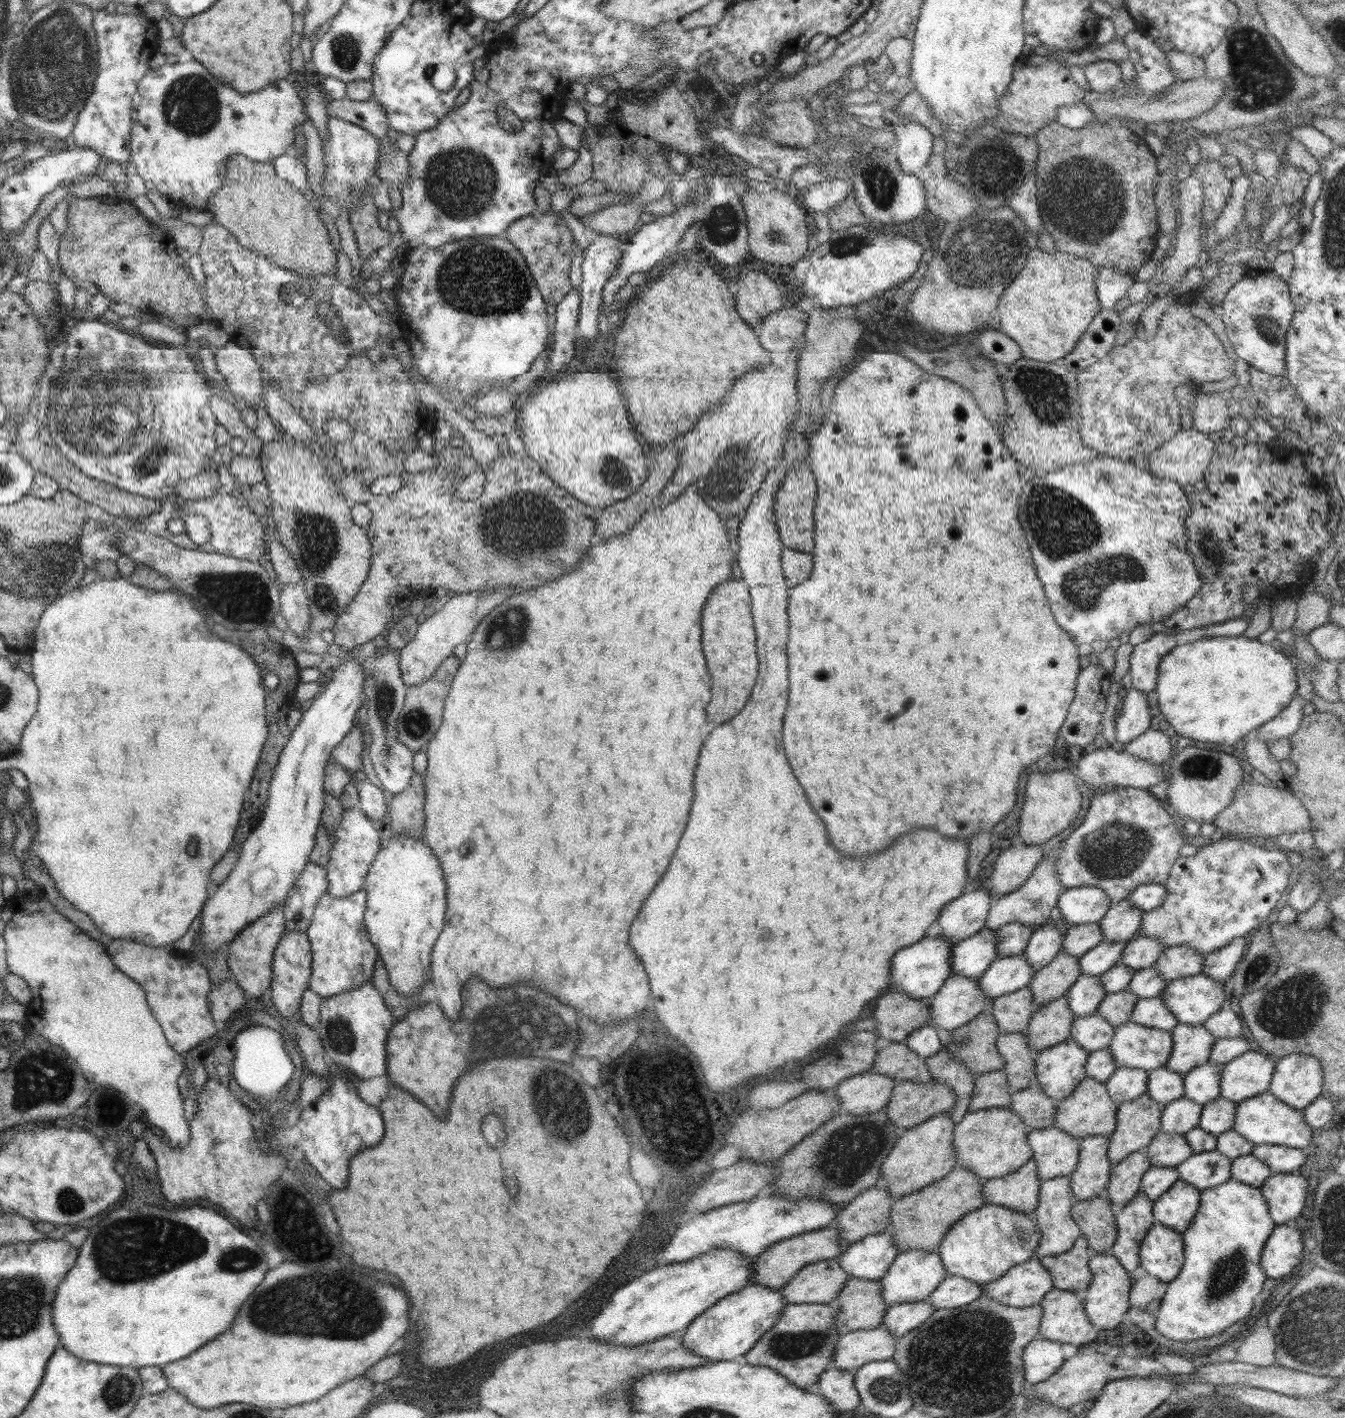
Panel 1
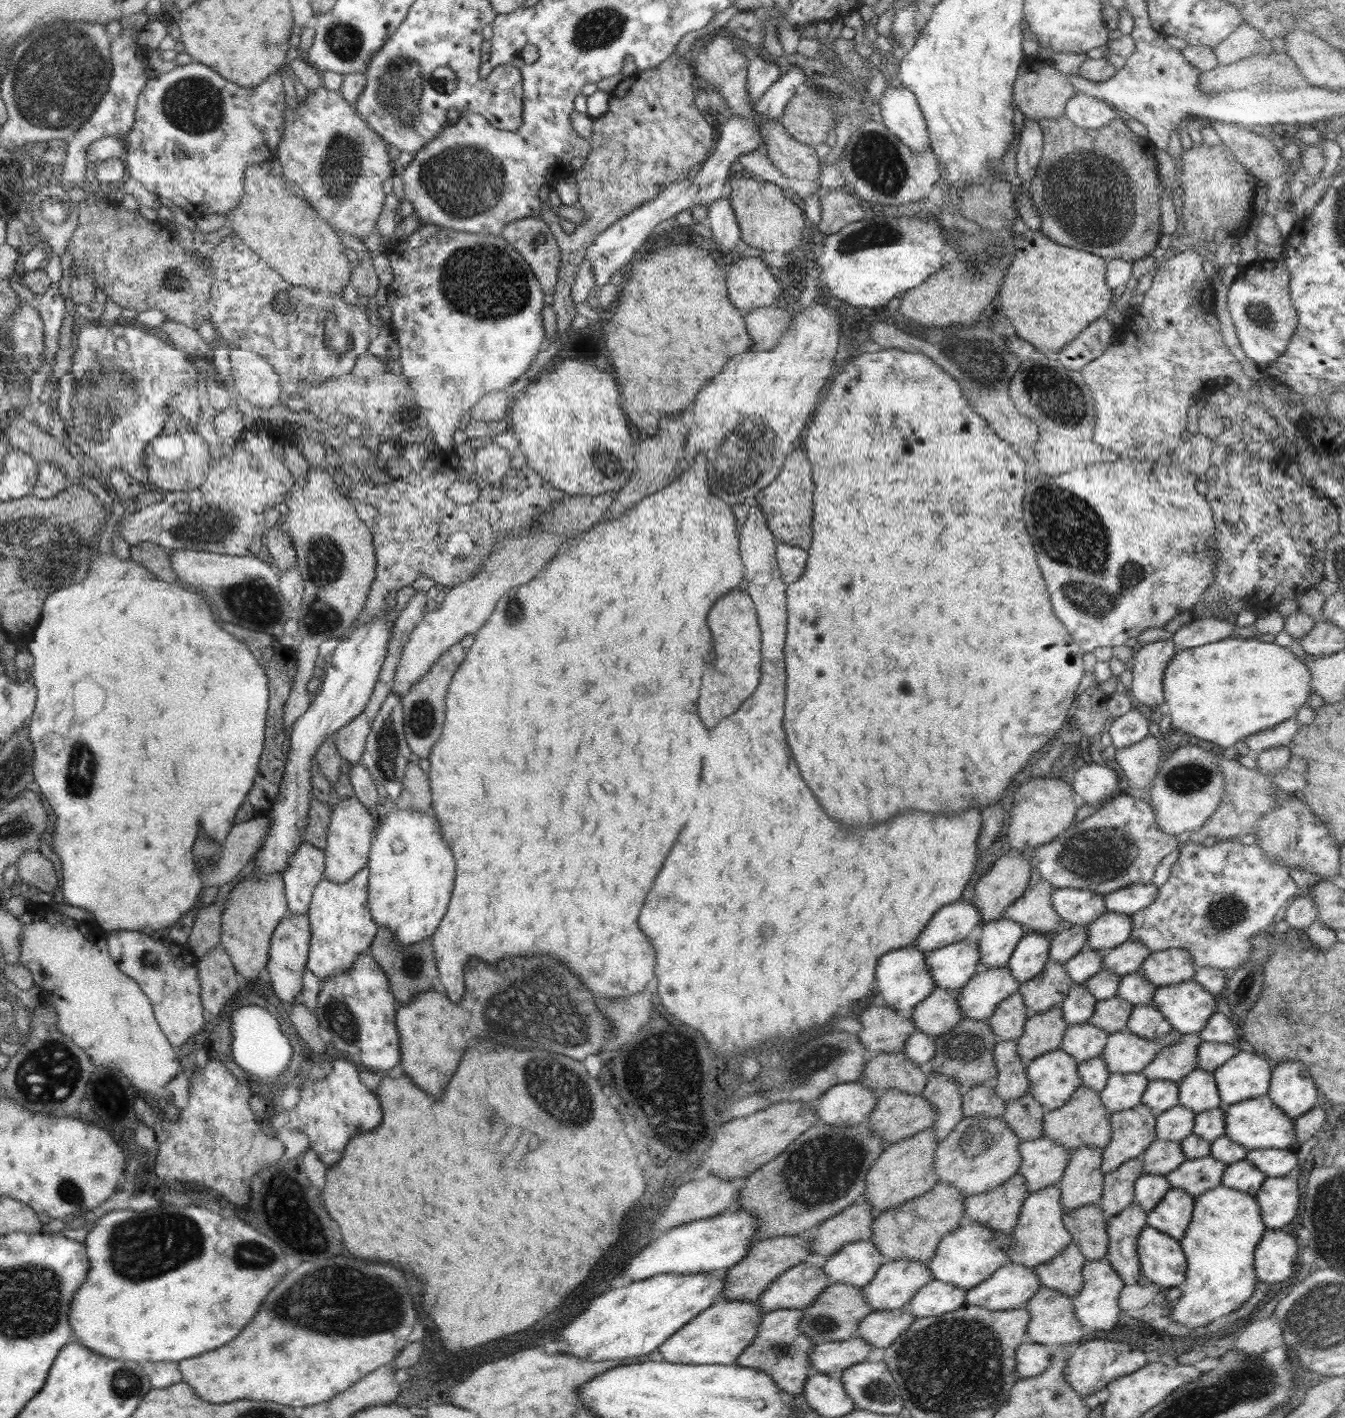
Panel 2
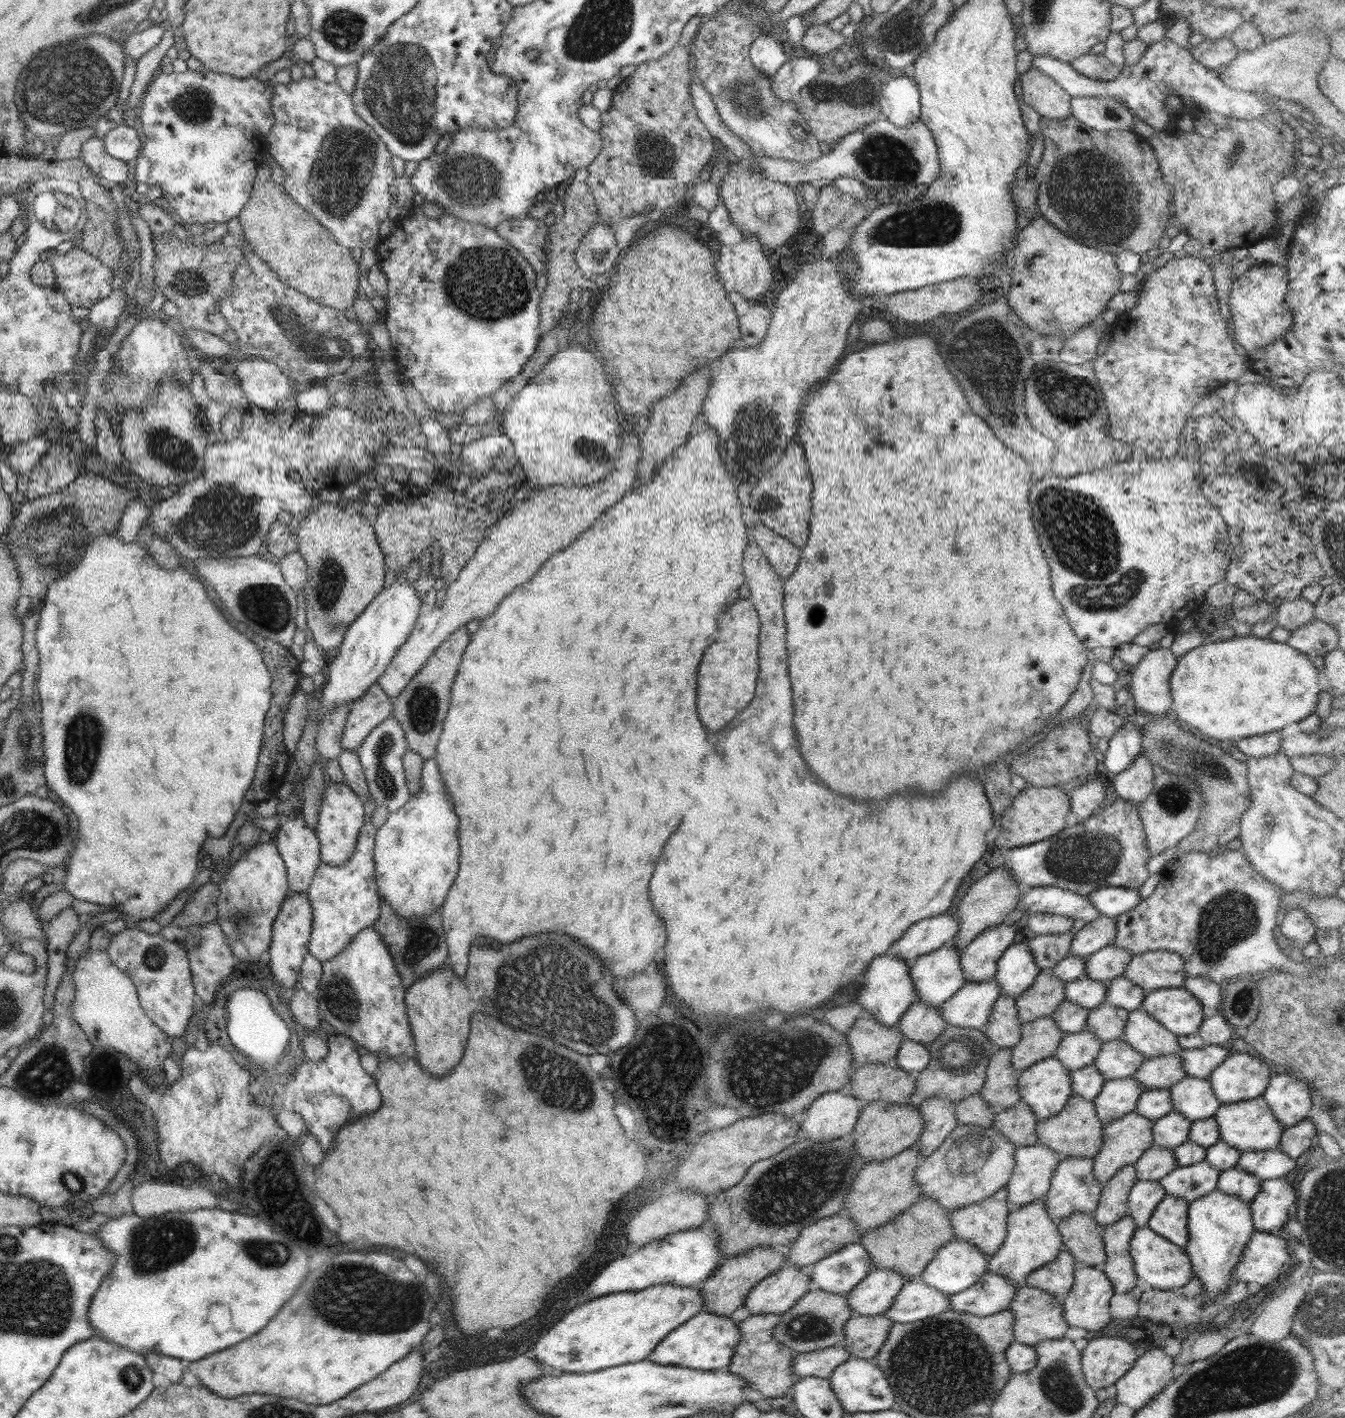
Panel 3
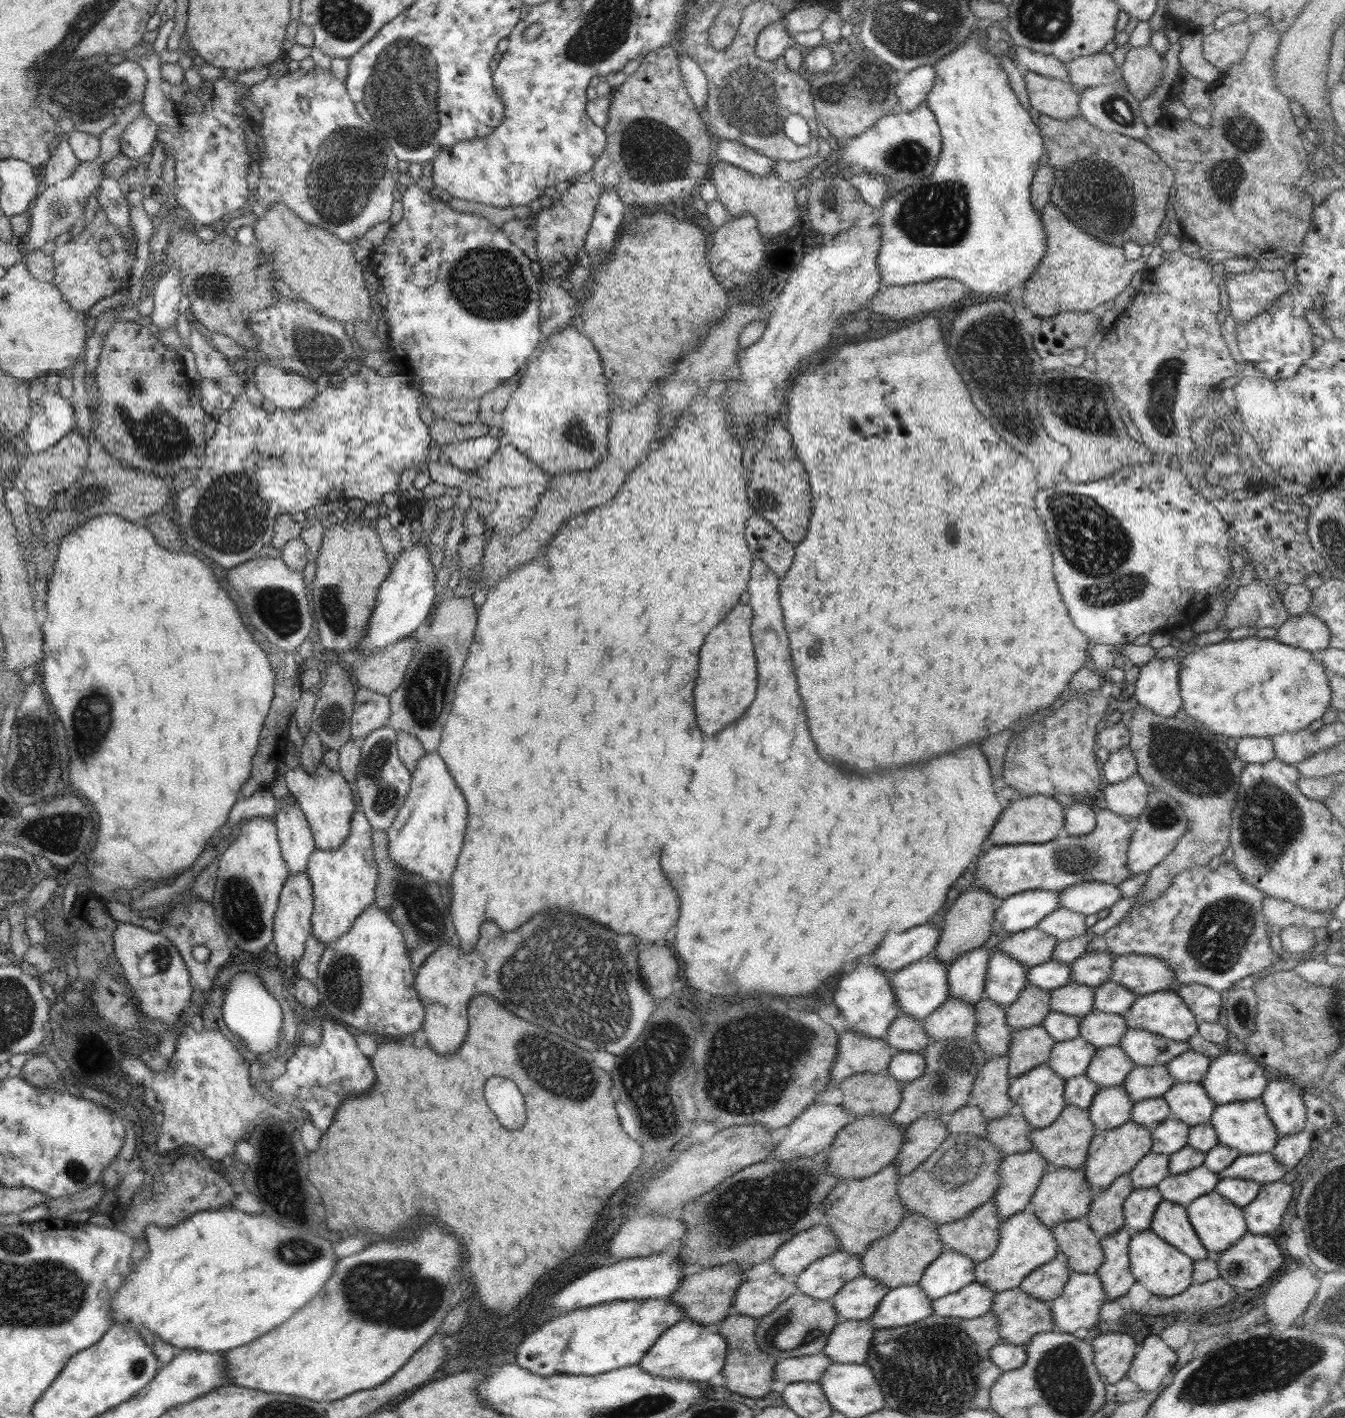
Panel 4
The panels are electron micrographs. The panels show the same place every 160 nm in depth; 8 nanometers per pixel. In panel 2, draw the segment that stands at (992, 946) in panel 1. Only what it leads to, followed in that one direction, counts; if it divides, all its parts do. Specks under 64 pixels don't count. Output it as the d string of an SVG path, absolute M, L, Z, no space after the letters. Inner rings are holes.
M961 941L930 951L925 961L935 986L958 992L975 974L980 952L976 942Z

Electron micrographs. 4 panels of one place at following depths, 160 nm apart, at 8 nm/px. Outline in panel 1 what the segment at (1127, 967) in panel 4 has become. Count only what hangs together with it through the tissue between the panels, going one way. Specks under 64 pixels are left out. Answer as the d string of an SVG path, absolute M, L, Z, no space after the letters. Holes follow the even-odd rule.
M1190 946L1163 948L1156 968L1166 982L1202 973L1205 958Z

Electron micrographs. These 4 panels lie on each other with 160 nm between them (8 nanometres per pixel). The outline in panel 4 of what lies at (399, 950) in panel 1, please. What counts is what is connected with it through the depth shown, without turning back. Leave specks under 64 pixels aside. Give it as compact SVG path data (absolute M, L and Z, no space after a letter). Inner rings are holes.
M426 752L418 761L416 770L411 773L410 792L396 813L396 818L390 828L387 828L389 858L399 868L415 872L423 876L425 882L437 882L447 887L452 872L456 868L456 860L462 848L466 832L466 800L442 757L437 752Z

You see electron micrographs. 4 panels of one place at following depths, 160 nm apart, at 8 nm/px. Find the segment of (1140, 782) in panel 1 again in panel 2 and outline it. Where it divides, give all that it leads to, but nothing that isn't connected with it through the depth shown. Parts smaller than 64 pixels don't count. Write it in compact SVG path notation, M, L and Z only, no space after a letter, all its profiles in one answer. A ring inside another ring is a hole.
M1092 760L1078 768L1074 773L1071 787L1088 804L1103 803L1118 792L1118 782L1122 780L1120 767L1098 764Z

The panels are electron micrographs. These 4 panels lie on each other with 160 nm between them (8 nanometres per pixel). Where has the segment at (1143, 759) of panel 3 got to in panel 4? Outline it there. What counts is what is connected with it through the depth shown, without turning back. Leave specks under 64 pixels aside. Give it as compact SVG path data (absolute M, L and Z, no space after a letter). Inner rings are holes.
M1138 772L1123 781L1107 783L1102 789L1107 807L1117 815L1128 817L1132 823L1146 808L1151 791Z

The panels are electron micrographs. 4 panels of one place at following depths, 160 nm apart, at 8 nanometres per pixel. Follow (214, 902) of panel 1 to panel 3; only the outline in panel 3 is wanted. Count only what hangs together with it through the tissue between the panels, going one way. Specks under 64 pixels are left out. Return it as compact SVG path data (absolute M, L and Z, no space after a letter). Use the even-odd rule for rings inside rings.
M395 582L388 588L383 589L364 609L364 612L356 617L356 620L346 630L343 643L337 650L337 657L332 659L328 665L328 681L318 691L320 699L320 708L317 710L318 724L335 706L345 702L354 702L362 698L372 684L377 682L379 676L388 668L392 657L398 652L398 649L405 643L405 640L412 632L416 619L420 614L420 606L425 602L418 597L414 583L412 585L405 582Z

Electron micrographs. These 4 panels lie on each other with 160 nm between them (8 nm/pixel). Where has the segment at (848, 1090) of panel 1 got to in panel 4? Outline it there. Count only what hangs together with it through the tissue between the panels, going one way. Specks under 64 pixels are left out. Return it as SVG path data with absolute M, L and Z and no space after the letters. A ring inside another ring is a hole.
M818 1101L808 1106L789 1124L788 1135L776 1144L770 1158L788 1160L792 1157L814 1156L816 1153L826 1151L834 1142L838 1131L850 1120L851 1114L842 1105L823 1104Z

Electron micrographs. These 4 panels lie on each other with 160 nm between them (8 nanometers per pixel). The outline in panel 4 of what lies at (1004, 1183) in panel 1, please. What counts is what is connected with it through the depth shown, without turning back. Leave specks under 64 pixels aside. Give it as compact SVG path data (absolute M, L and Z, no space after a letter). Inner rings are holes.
M990 1200L981 1204L976 1210L972 1210L972 1212L964 1216L964 1218L948 1221L946 1224L938 1226L937 1233L939 1234L942 1244L945 1246L944 1249L964 1253L975 1263L990 1258L992 1253L998 1248L999 1226L1002 1221L996 1208L997 1206L994 1200Z

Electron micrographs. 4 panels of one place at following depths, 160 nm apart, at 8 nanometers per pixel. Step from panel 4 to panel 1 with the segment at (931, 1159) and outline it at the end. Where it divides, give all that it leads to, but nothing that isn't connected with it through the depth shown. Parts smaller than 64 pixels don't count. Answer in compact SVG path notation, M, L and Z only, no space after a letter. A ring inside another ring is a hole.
M1008 1108L969 1110L953 1128L957 1166L975 1172L981 1182L1010 1174L1033 1158L1032 1147L1027 1141L1029 1131L1024 1121Z

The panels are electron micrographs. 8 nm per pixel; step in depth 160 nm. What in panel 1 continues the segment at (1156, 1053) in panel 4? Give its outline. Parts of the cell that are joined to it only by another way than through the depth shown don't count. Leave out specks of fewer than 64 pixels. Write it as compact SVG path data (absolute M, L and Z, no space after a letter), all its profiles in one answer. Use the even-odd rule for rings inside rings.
M1160 997L1150 999L1139 999L1134 1006L1132 1021L1148 1028L1159 1028L1171 1032L1177 1025L1177 1018L1172 1011L1164 1006Z

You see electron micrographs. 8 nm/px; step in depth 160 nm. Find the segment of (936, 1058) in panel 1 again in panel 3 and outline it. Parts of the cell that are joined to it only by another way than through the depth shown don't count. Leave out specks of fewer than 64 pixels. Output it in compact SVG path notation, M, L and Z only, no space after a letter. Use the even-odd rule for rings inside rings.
M944 1097L927 1098L918 1108L924 1124L916 1144L924 1158L931 1155L960 1122L956 1118L953 1103Z

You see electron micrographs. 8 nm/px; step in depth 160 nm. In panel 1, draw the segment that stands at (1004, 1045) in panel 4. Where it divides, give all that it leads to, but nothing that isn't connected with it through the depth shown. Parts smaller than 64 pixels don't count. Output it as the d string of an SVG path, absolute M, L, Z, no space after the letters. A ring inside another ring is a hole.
M1025 987L1006 996L998 996L990 1003L990 1013L1004 1032L1027 1034L1028 1025L1036 1009L1030 988Z

